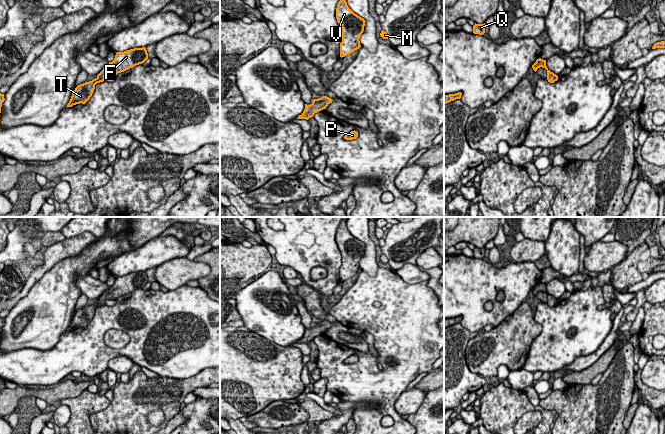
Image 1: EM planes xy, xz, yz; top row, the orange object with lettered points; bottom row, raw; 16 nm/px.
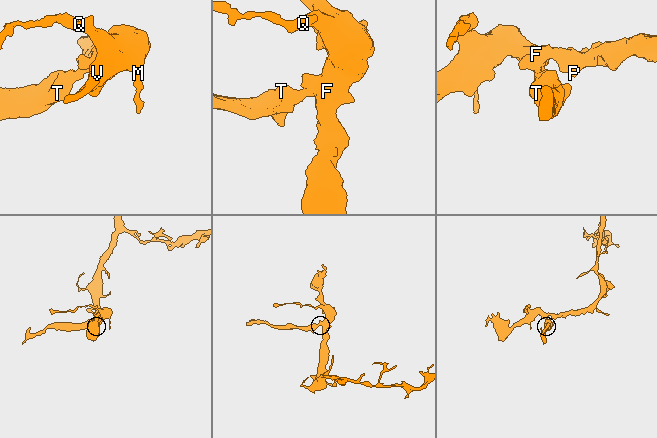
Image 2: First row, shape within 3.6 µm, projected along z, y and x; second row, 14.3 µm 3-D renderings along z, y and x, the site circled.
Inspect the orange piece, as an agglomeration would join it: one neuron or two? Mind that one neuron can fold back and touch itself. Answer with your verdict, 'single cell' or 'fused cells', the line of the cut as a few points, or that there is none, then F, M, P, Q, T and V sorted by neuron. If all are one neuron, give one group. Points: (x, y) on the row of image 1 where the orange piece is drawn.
single cell; no cut; F M P Q T V

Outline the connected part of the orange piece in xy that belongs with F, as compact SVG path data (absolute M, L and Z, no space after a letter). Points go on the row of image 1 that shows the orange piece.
M145 47L134 48L124 52L117 52L112 62L103 68L95 79L78 85L72 93L71 99L66 107L72 107L76 104L85 104L92 96L95 85L103 82L107 75L115 76L136 65L144 63L148 59L148 53Z

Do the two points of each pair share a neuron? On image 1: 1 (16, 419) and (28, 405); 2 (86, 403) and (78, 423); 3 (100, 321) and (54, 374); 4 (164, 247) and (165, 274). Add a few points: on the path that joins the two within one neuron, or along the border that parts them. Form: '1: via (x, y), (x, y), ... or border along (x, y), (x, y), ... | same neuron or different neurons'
1: via (19, 416), (27, 408) | same neuron
2: via (81, 408), (79, 418) | same neuron
3: via (91, 334), (64, 361) | same neuron
4: border along (186, 256), (172, 258), (154, 267) | different neurons

